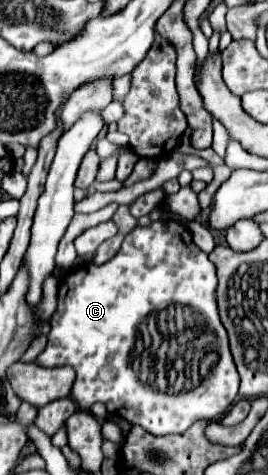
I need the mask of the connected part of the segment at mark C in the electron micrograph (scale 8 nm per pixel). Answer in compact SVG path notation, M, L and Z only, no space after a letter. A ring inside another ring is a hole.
M159 219L151 227L135 227L125 235L123 245L113 259L103 265L85 263L63 275L57 293L57 309L49 321L51 331L47 333L47 345L37 355L35 363L41 367L71 365L77 373L71 387L71 397L81 409L89 409L99 401L111 415L141 425L153 435L181 433L199 419L219 419L219 415L227 413L227 409L233 405L239 391L239 379L229 351L227 331L219 321L215 289L215 265L209 261L207 253L193 243L191 231L181 221ZM161 307L167 307L165 315L159 315ZM203 315L209 319L209 327L213 329L207 327Z

